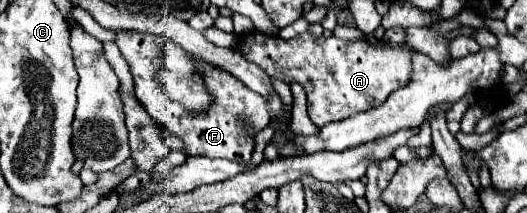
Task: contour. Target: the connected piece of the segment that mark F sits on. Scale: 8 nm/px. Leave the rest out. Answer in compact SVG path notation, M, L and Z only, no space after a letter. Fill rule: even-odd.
M117 31L117 47L121 49L123 57L127 59L133 79L135 79L135 95L139 103L145 107L145 111L153 117L155 123L165 125L175 137L179 137L185 145L187 155L193 157L219 157L219 159L229 159L237 163L249 163L251 151L253 151L253 137L247 137L247 125L253 129L253 133L259 133L263 127L269 125L269 109L267 109L267 99L261 99L261 95L249 91L239 79L229 75L227 71L207 67L207 89L215 95L213 107L201 115L201 117L189 117L187 111L165 97L161 91L155 75L161 67L161 47L169 39L149 35L149 33L135 33L135 31Z

